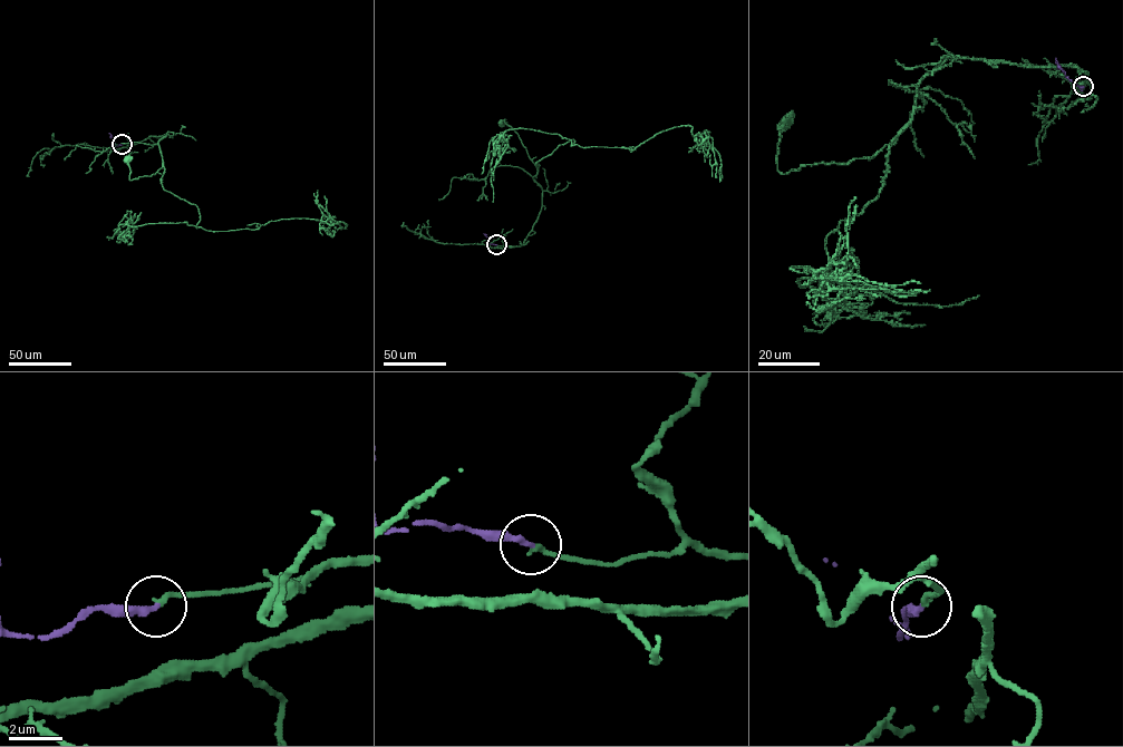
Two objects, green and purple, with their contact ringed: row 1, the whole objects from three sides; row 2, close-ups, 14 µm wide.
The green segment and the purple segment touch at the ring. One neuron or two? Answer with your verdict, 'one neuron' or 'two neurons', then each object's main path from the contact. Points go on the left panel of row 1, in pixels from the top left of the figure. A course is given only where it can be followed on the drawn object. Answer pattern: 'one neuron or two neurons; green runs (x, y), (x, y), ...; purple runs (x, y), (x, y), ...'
one neuron; green runs (122, 144), (167, 132), (158, 143), (163, 163), (155, 174), (131, 180), (126, 158); purple runs (122, 144), (115, 146), (108, 133)

